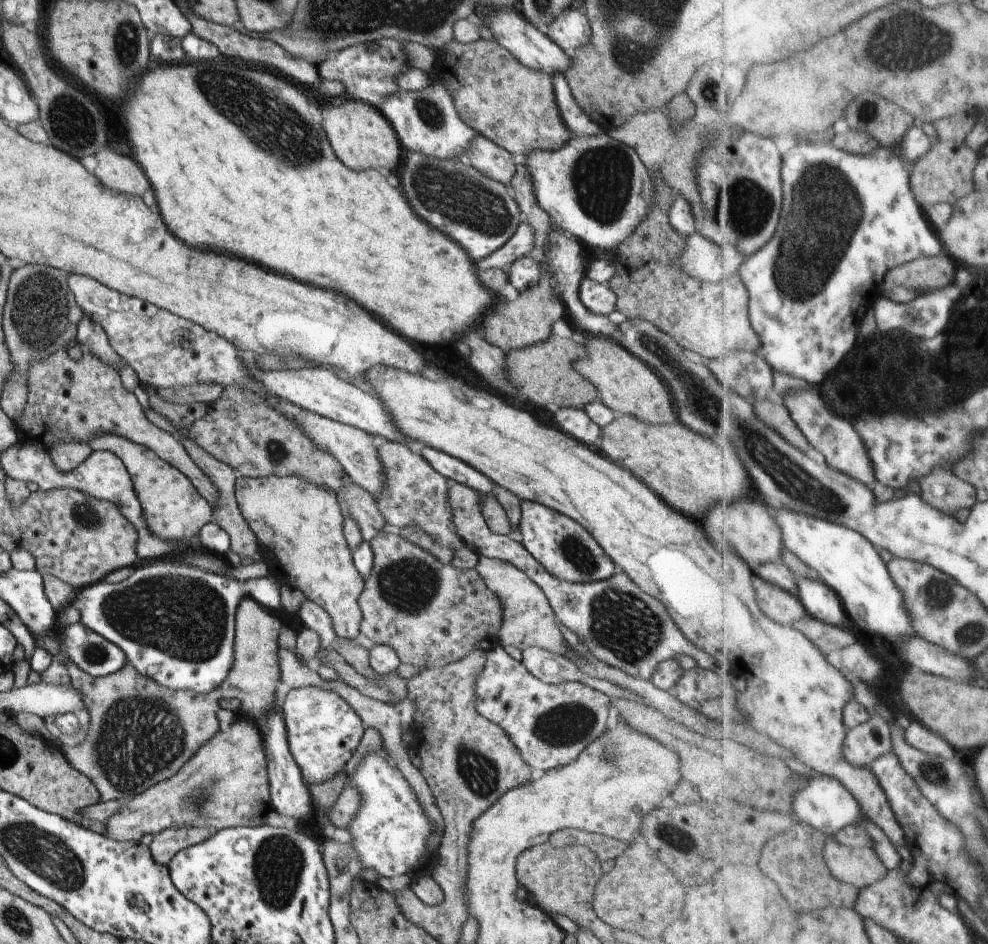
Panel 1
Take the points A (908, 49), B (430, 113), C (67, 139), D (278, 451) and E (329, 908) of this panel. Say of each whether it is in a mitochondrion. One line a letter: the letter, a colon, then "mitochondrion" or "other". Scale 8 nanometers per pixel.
A: mitochondrion
B: mitochondrion
C: mitochondrion
D: mitochondrion
E: other

